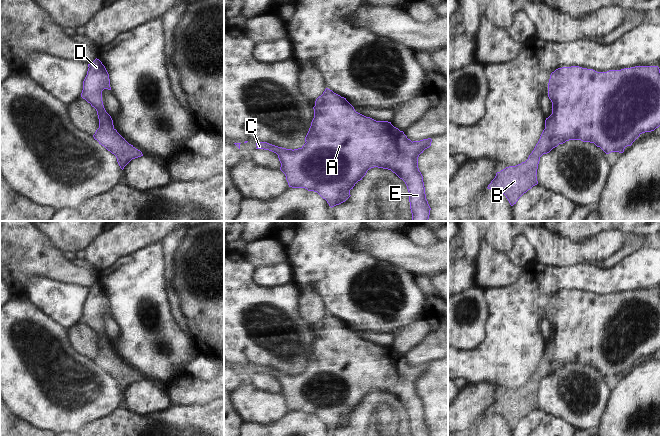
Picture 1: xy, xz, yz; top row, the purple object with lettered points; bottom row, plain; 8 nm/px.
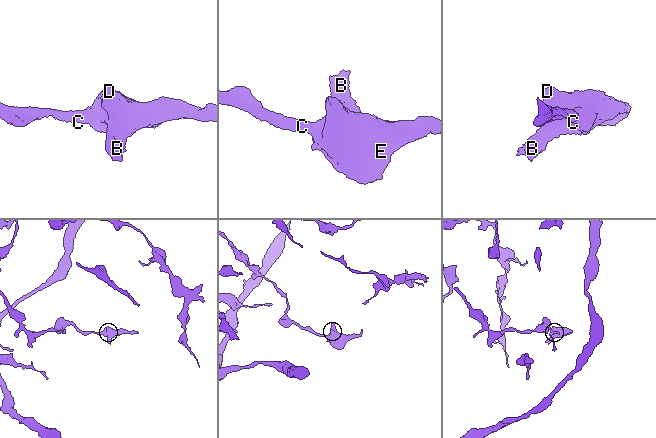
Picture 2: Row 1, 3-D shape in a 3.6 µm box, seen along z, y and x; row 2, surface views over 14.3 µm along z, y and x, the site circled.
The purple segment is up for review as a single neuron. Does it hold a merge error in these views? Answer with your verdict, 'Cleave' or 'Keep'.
Keep

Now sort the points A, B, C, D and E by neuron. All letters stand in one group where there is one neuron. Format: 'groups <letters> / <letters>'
groups A B C D E

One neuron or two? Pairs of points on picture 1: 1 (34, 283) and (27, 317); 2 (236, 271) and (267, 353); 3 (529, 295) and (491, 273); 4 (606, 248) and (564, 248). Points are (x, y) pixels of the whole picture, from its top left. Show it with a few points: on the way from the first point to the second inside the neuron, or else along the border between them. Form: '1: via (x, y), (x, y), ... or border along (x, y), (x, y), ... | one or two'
1: border along (23, 294), (37, 307) | two
2: via (236, 292), (236, 318), (247, 329), (247, 334) | one
3: border along (521, 270), (520, 277), (513, 284), (488, 289) | two
4: via (596, 249), (574, 249) | one

